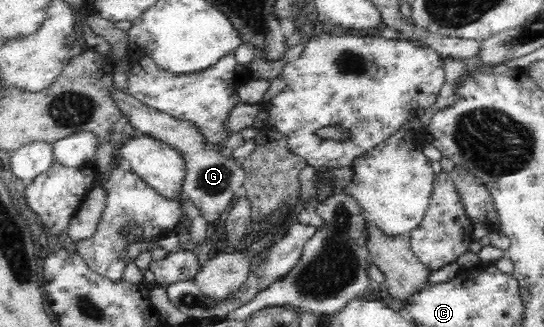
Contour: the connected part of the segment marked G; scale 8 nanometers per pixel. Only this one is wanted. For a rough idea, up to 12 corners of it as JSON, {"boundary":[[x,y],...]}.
{"boundary":[[116,86],[135,134],[179,151],[183,196],[212,228],[245,181],[232,151],[198,124],[148,107]]}

